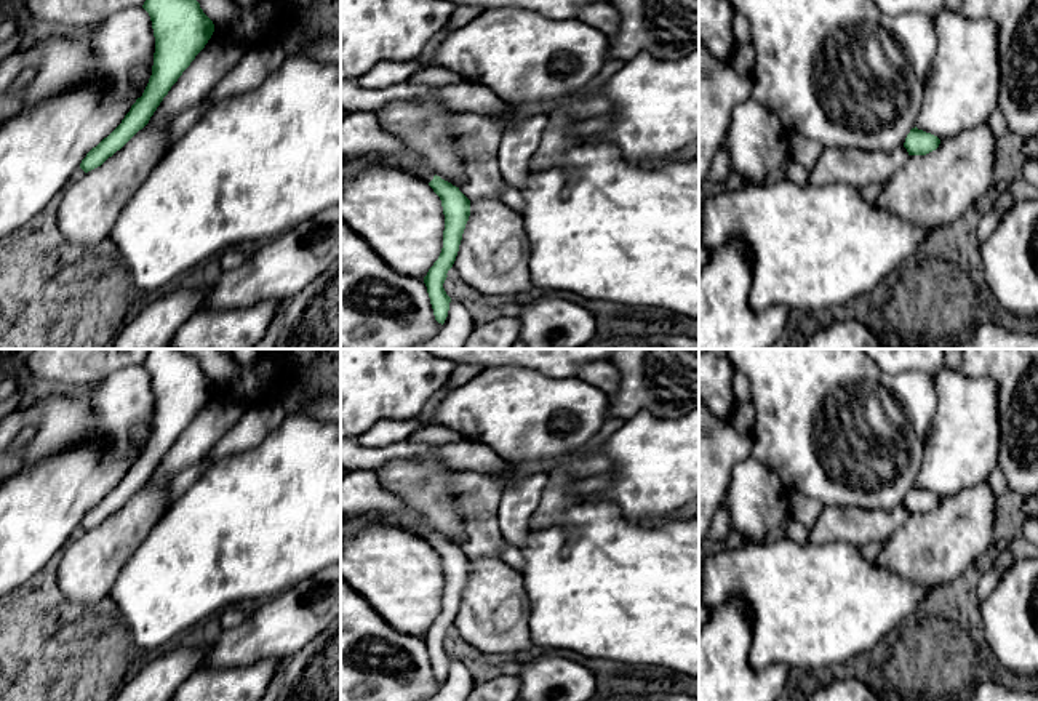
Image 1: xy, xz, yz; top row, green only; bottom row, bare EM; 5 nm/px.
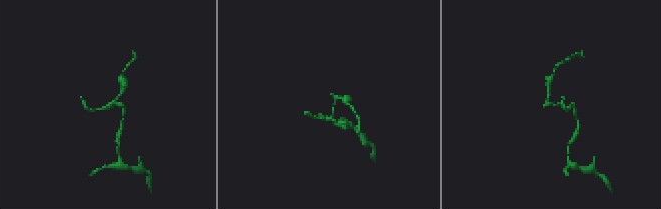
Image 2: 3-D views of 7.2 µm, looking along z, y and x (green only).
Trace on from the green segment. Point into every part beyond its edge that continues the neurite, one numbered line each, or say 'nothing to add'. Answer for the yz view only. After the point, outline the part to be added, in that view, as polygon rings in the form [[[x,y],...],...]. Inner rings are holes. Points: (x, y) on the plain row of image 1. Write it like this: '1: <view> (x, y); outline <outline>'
nothing to add

